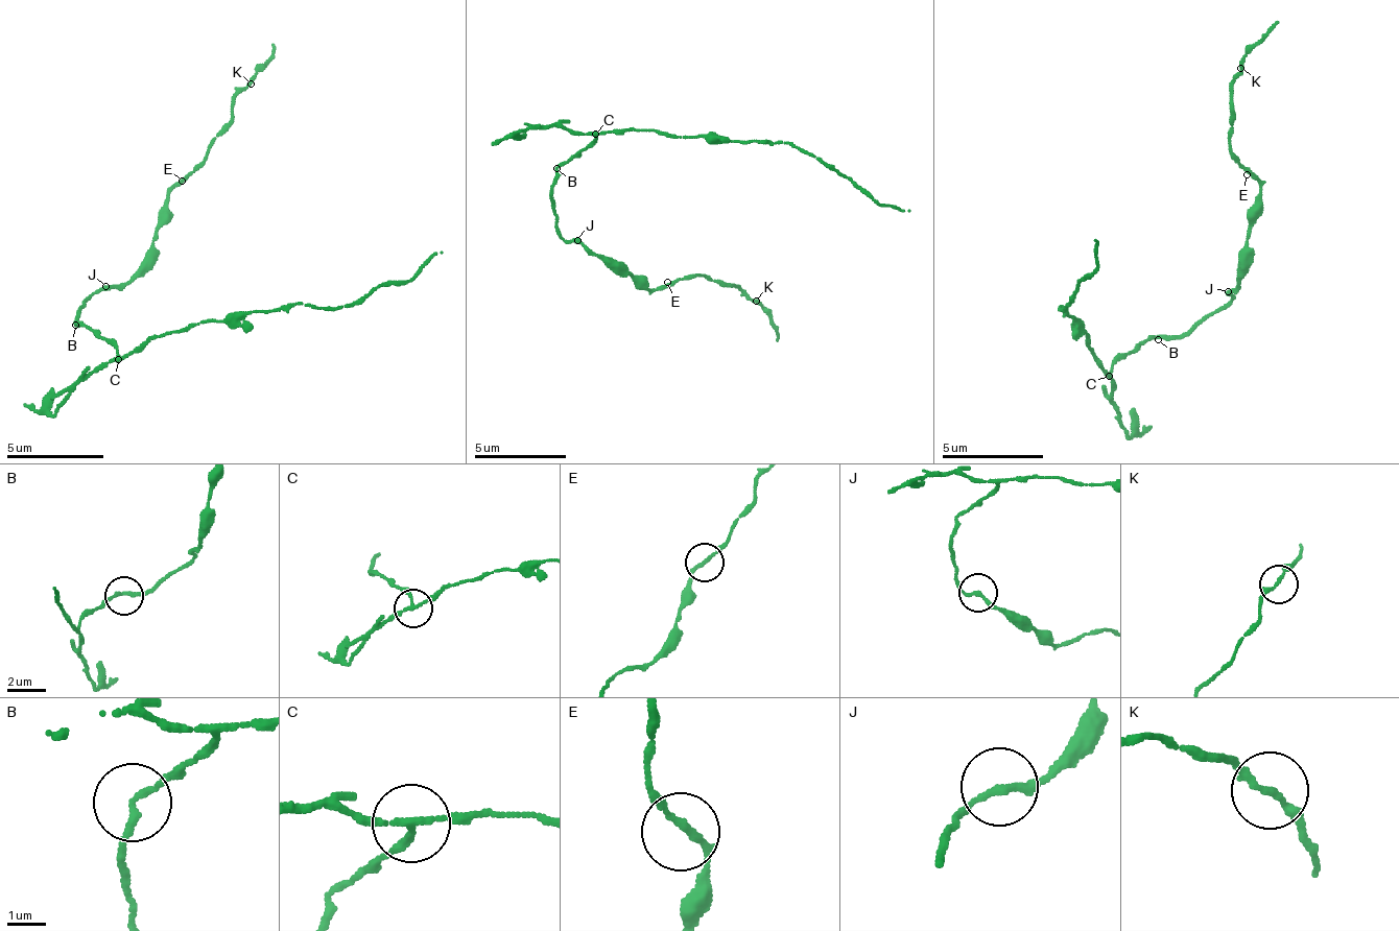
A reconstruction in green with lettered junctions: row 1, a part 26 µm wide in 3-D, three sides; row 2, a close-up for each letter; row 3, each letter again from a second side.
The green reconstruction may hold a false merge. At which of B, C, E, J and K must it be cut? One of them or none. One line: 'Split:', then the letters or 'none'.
Split: C

